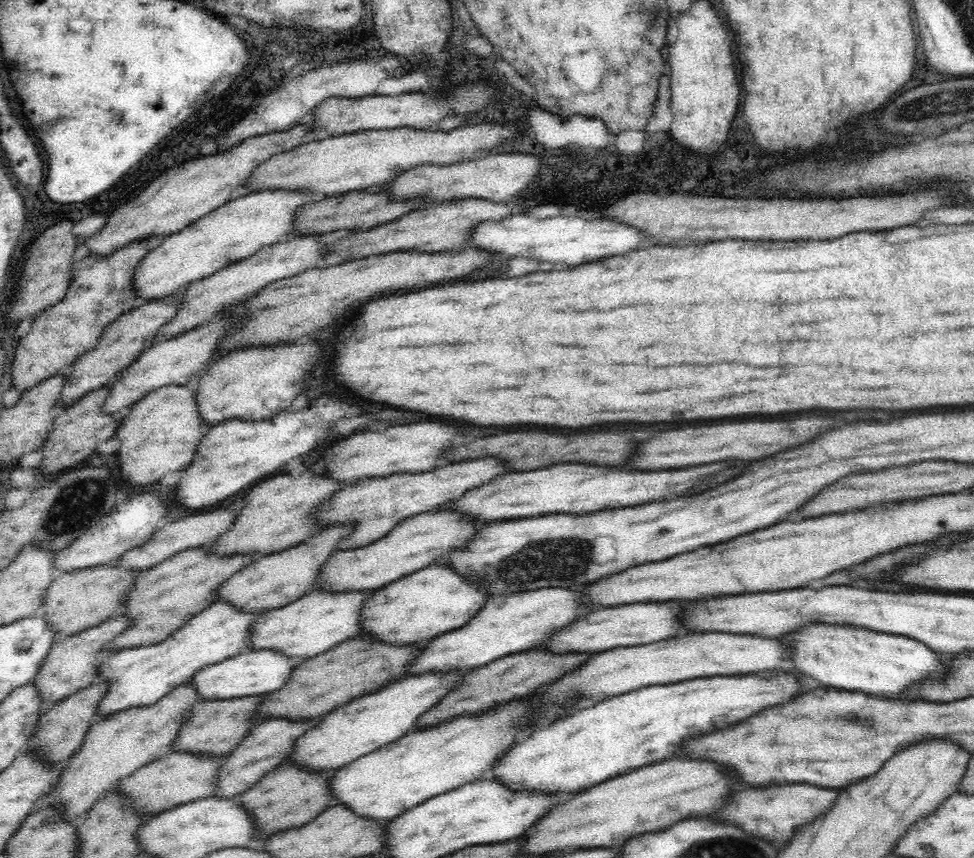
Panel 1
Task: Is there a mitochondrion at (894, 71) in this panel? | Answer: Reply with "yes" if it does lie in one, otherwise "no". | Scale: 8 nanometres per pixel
no

